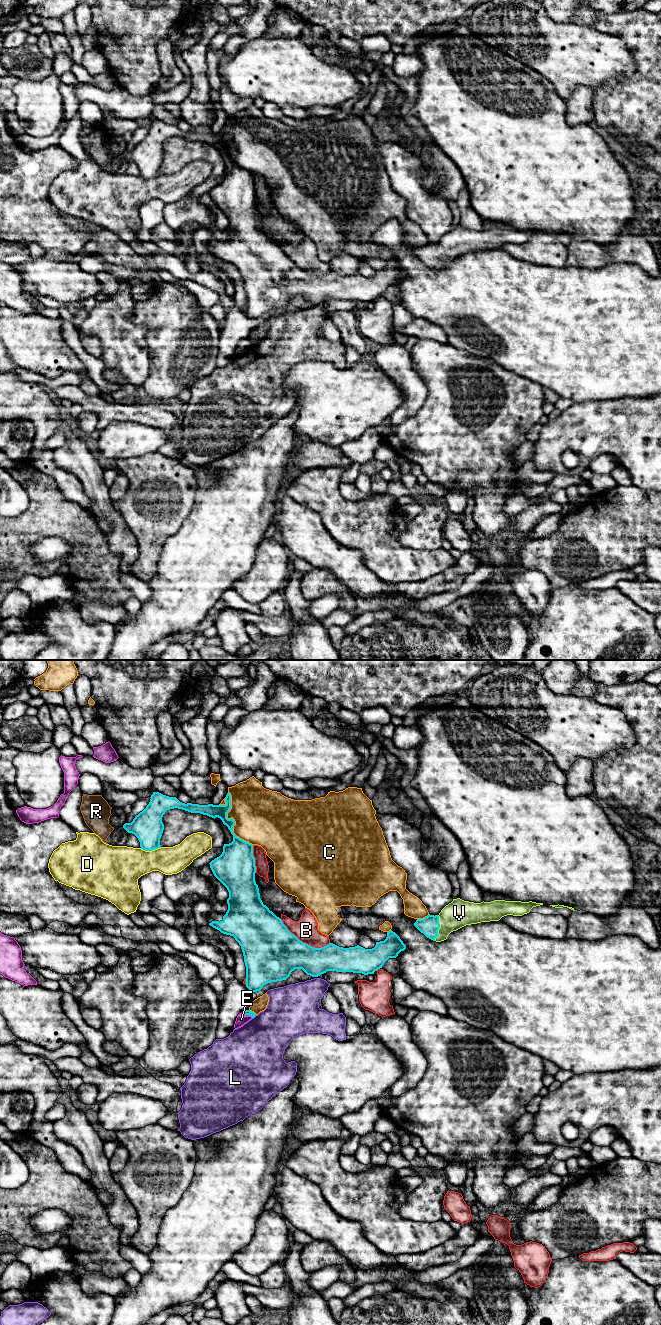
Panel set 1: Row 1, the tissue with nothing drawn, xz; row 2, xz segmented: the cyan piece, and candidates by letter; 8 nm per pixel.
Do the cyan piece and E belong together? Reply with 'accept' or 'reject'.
reject

